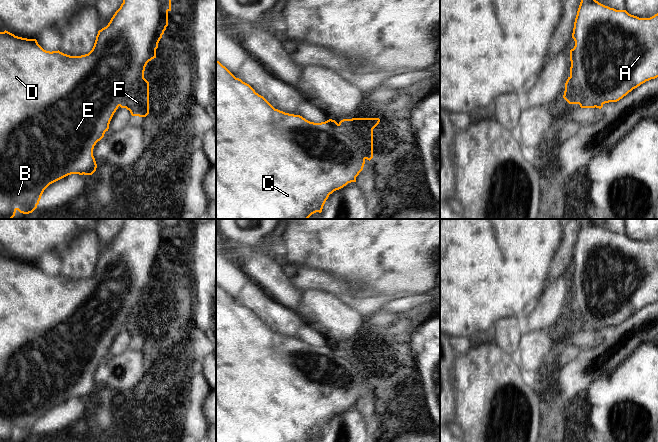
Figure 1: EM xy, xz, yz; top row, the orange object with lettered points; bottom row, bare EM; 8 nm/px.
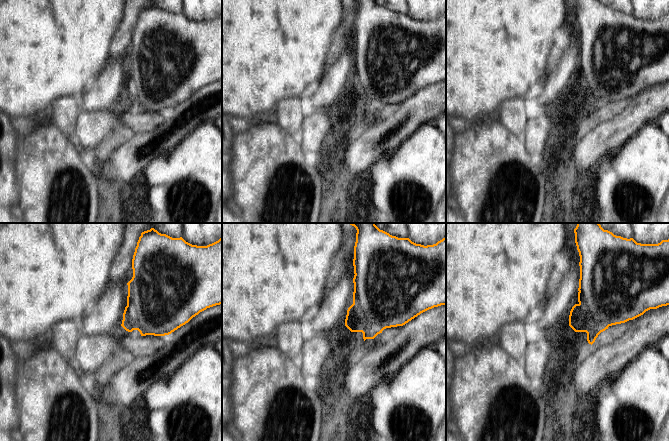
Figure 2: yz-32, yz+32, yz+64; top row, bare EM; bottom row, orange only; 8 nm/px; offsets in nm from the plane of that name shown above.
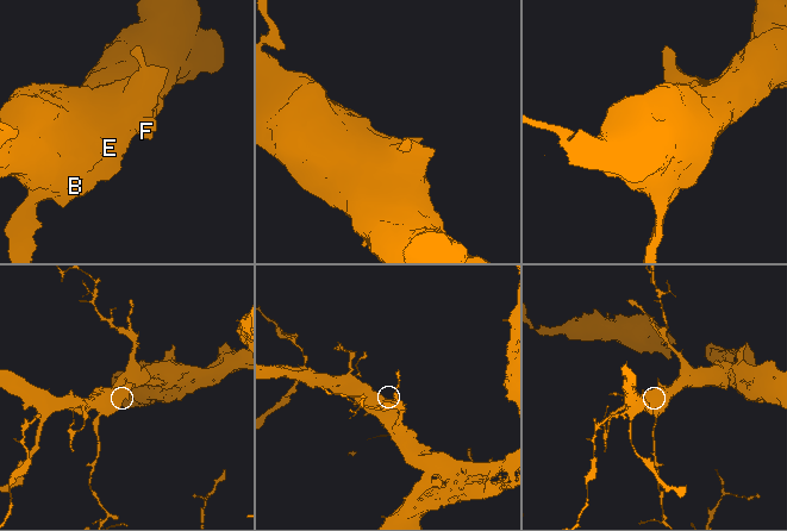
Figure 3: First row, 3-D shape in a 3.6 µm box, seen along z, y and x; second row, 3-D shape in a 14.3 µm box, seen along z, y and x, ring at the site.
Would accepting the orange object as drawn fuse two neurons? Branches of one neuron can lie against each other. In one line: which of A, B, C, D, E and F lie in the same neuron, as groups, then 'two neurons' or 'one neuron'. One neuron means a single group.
groups A B C D E F; one neuron

